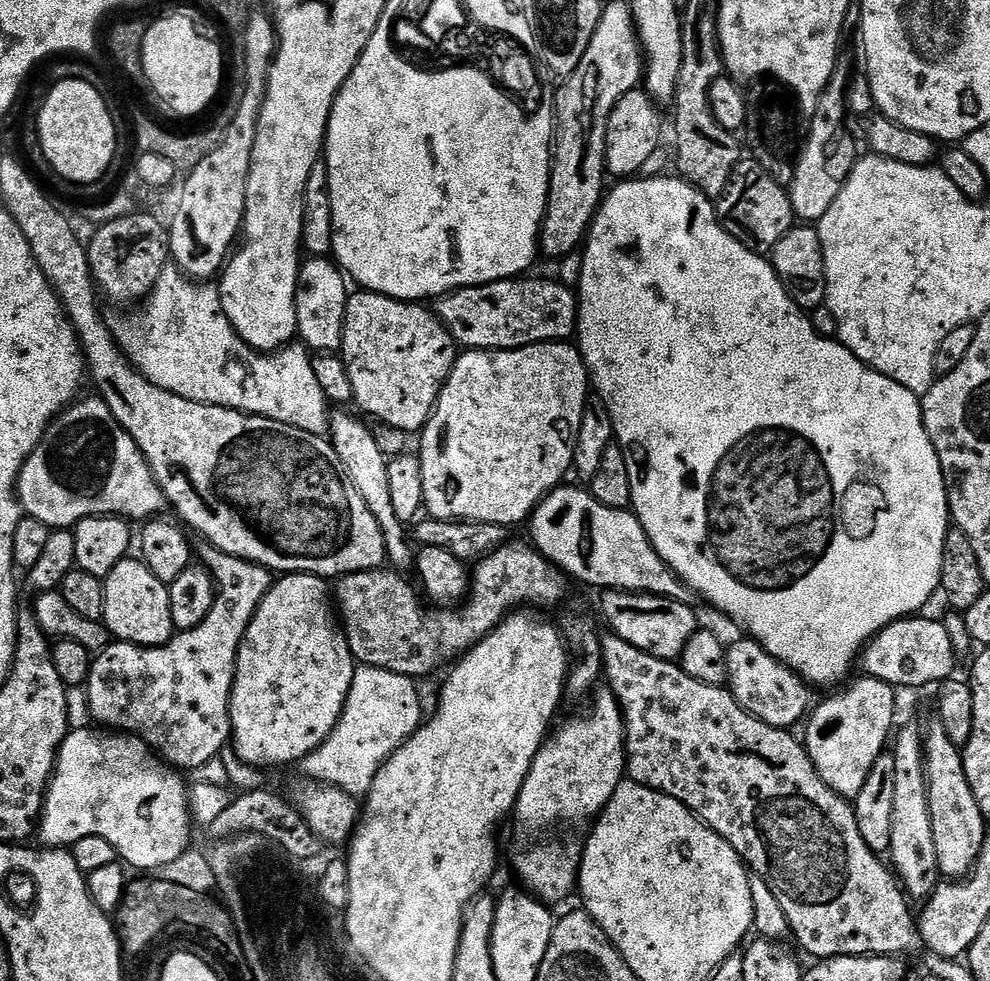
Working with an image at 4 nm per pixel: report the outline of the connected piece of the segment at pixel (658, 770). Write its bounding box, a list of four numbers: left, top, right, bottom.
[602,634,918,958]

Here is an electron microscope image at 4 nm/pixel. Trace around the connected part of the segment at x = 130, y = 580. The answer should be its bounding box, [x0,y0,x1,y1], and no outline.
[103,558,174,648]

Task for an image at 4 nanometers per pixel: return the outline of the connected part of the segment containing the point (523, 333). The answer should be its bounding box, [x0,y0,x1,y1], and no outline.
[438,278,578,352]

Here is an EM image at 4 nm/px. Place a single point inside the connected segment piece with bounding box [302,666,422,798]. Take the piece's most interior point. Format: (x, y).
(382, 711)

